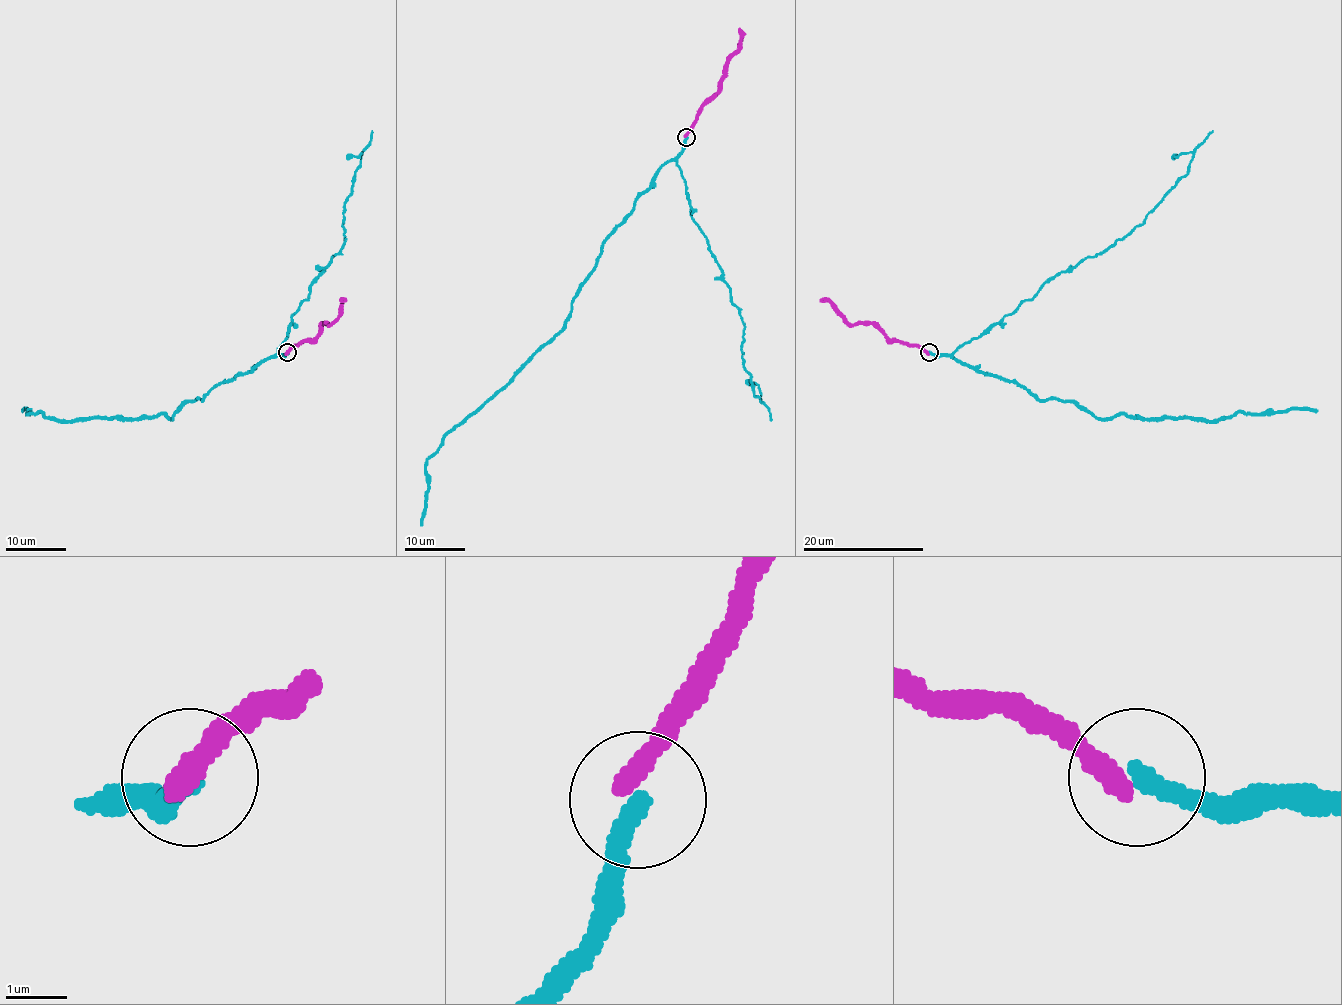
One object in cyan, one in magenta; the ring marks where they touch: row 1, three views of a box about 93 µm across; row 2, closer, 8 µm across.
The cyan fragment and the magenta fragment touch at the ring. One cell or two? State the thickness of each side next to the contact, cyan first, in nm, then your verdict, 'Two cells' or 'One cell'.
Thickness 360 nm (cyan) against 380 nm. One cell

